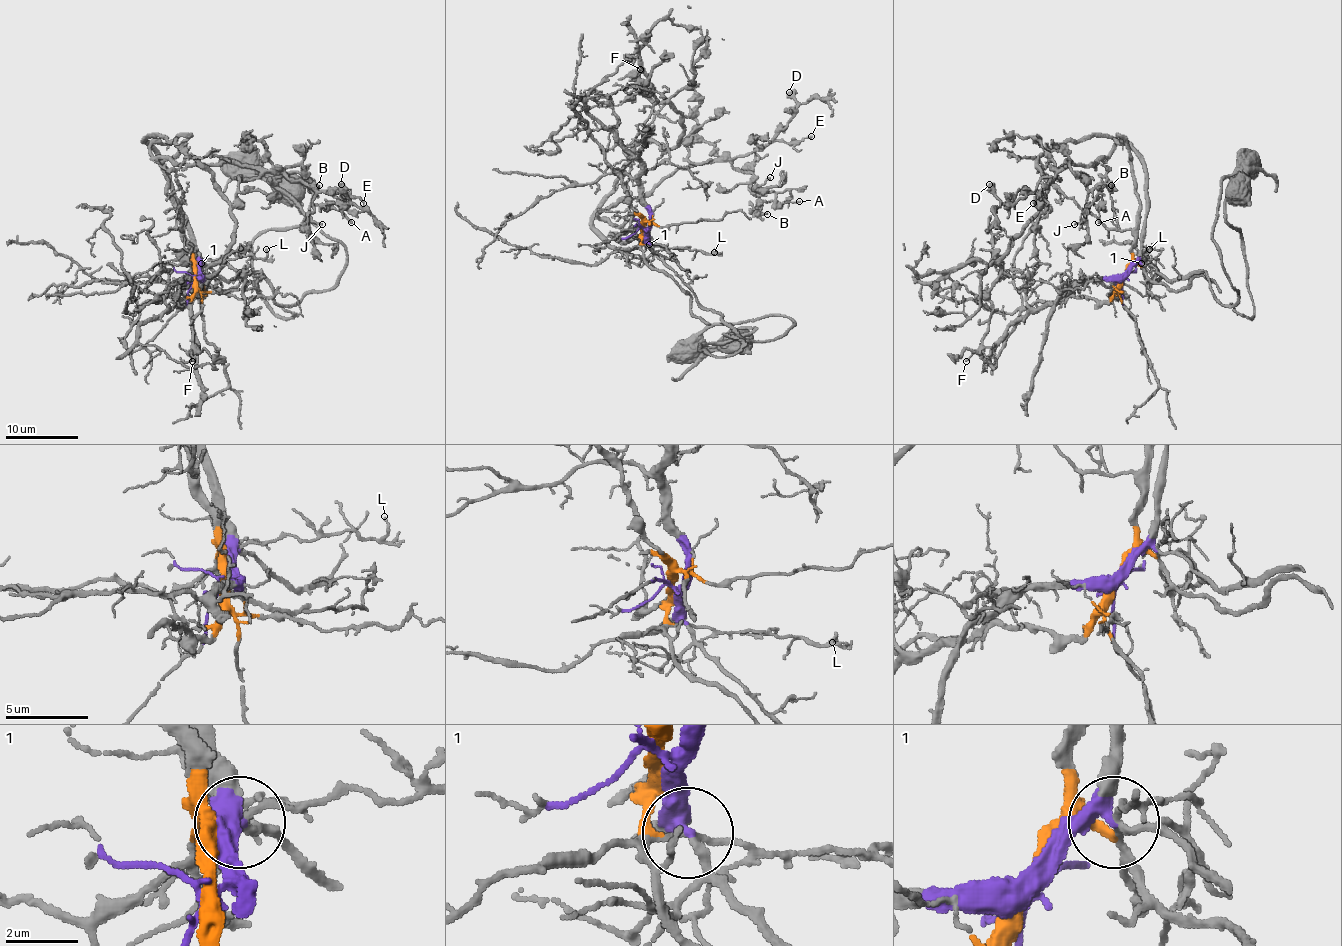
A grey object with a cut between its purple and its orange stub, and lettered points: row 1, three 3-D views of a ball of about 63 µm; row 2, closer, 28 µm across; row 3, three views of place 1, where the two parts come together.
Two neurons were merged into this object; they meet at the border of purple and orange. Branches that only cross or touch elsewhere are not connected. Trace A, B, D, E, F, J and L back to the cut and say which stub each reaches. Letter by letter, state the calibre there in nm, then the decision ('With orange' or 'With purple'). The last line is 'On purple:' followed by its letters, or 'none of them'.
A: Thickness 130 nm. With orange
B: Thickness 140 nm. With orange
D: Thickness 600 nm. With orange
E: Thickness 130 nm. With orange
F: Thickness 140 nm. With purple
J: Thickness 140 nm. With orange
L: Thickness 140 nm. With orange
On purple: F

